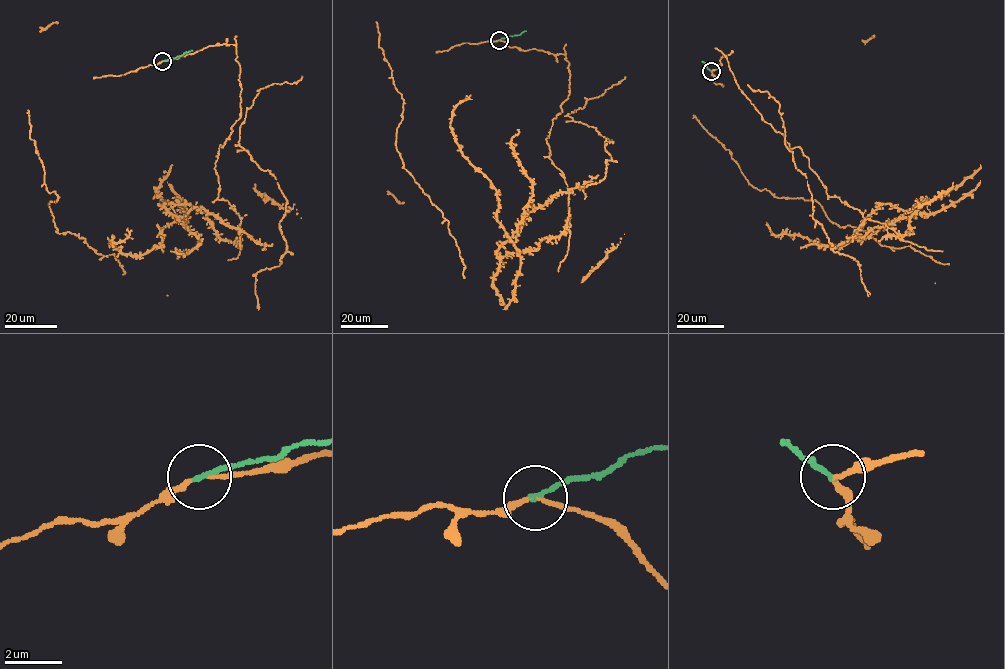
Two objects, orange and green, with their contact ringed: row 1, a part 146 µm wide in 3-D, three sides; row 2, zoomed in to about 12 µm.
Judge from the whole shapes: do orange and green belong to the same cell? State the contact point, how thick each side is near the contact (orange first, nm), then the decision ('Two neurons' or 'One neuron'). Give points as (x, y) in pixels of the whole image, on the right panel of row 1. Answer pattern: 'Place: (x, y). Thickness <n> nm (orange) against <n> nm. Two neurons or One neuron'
Place: (711, 71). Thickness 130 nm (orange) against 160 nm. Two neurons

